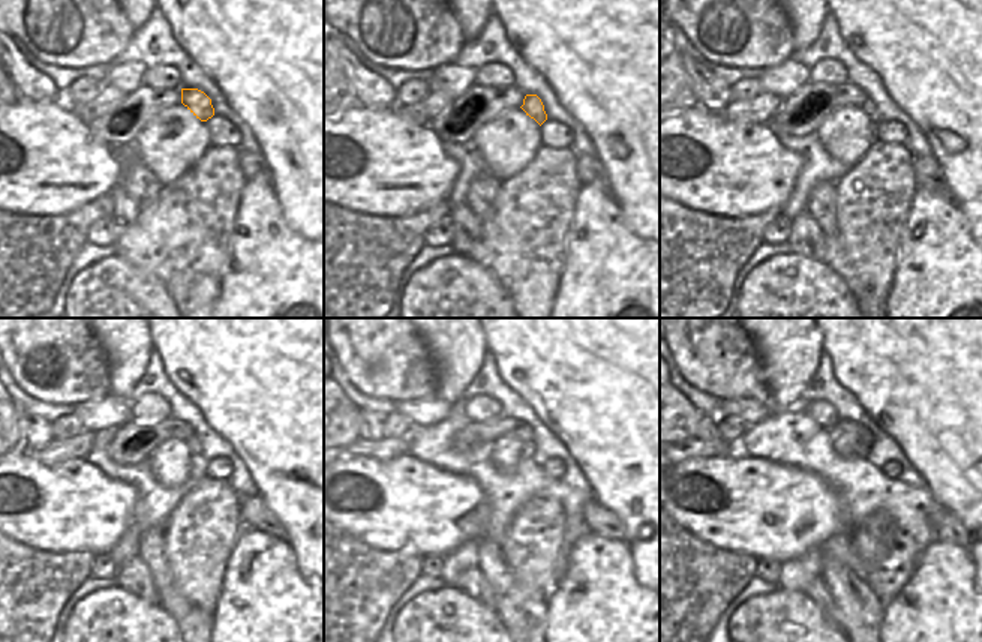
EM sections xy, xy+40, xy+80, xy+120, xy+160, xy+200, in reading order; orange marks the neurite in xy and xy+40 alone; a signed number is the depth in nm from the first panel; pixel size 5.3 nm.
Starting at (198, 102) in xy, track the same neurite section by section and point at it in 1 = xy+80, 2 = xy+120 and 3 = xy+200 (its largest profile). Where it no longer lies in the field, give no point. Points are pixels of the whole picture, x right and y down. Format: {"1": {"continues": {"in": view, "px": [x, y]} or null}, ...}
{"1": {"continues": {"in": "xy+80", "px": [868, 107]}}, "2": {"continues": {"in": "xy+120", "px": [195, 447]}}, "3": {"continues": {"in": "xy+200", "px": [861, 450]}}}

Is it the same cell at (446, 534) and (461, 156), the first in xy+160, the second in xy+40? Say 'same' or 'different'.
different

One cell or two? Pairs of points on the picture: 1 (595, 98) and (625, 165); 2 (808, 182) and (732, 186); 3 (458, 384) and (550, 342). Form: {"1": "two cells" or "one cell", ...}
{"1": "one cell", "2": "two cells", "3": "two cells"}

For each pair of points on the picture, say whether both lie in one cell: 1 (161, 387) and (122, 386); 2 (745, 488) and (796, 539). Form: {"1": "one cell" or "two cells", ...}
{"1": "two cells", "2": "one cell"}

